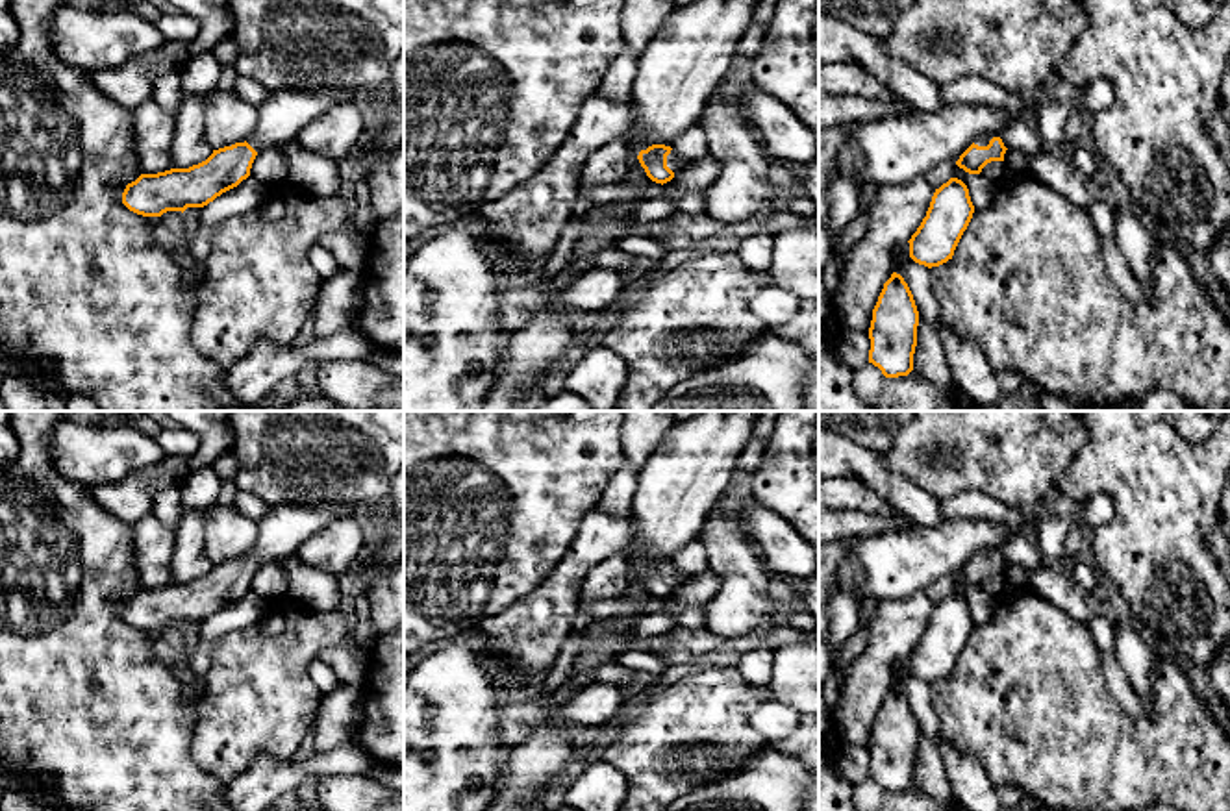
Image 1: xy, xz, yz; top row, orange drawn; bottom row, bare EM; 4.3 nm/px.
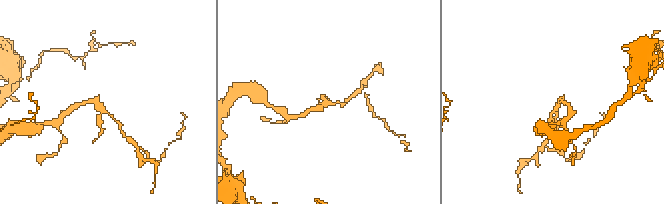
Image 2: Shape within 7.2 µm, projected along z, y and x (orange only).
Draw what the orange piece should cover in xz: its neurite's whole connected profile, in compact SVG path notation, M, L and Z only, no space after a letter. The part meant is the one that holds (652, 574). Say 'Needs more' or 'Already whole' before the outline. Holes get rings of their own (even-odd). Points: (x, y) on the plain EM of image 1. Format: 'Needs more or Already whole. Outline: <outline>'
Needs more. Outline: M652 559L637 570L646 591L656 598L671 596L684 581L687 581L671 561Z

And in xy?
Needs more. Outline: M274 505L257 522L257 541L248 555L213 565L213 568L189 583L170 583L157 589L141 589L128 598L122 607L122 618L143 631L161 631L167 626L185 626L187 622L204 622L222 607L237 602L250 591L252 578L259 565L272 559L295 555L298 544L337 518L352 517L354 505Z

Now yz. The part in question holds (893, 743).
Already whole. Outline: M897 687L884 698L869 742L869 778L885 792L908 791L913 785L919 726L913 709Z

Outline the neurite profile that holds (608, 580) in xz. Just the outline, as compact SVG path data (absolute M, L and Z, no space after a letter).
M613 554L593 567L584 580L580 602L582 618L587 618L589 604L595 600L619 598L628 589L628 554Z

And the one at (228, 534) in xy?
M209 507L204 530L206 552L213 565L248 555L257 541L257 524L235 507Z

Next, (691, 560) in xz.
M700 541L684 546L671 561L685 578L698 576L708 570L708 554Z

